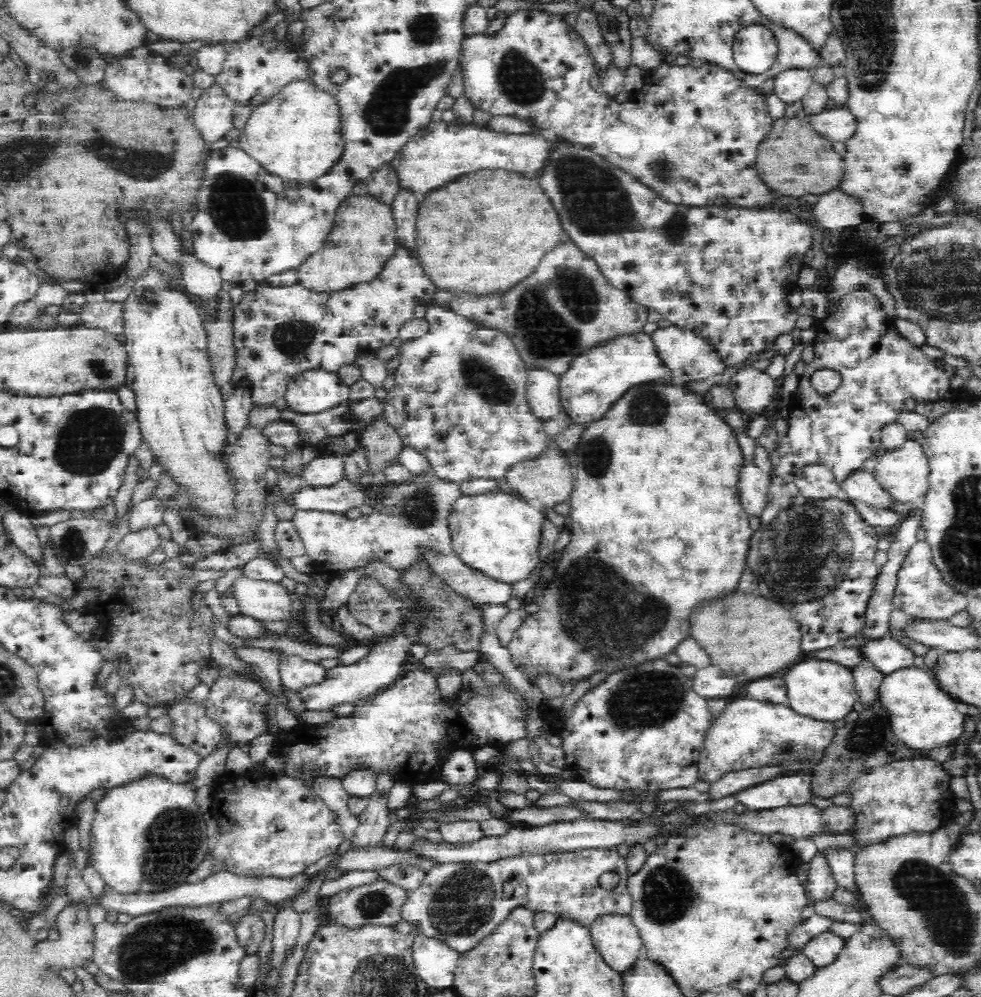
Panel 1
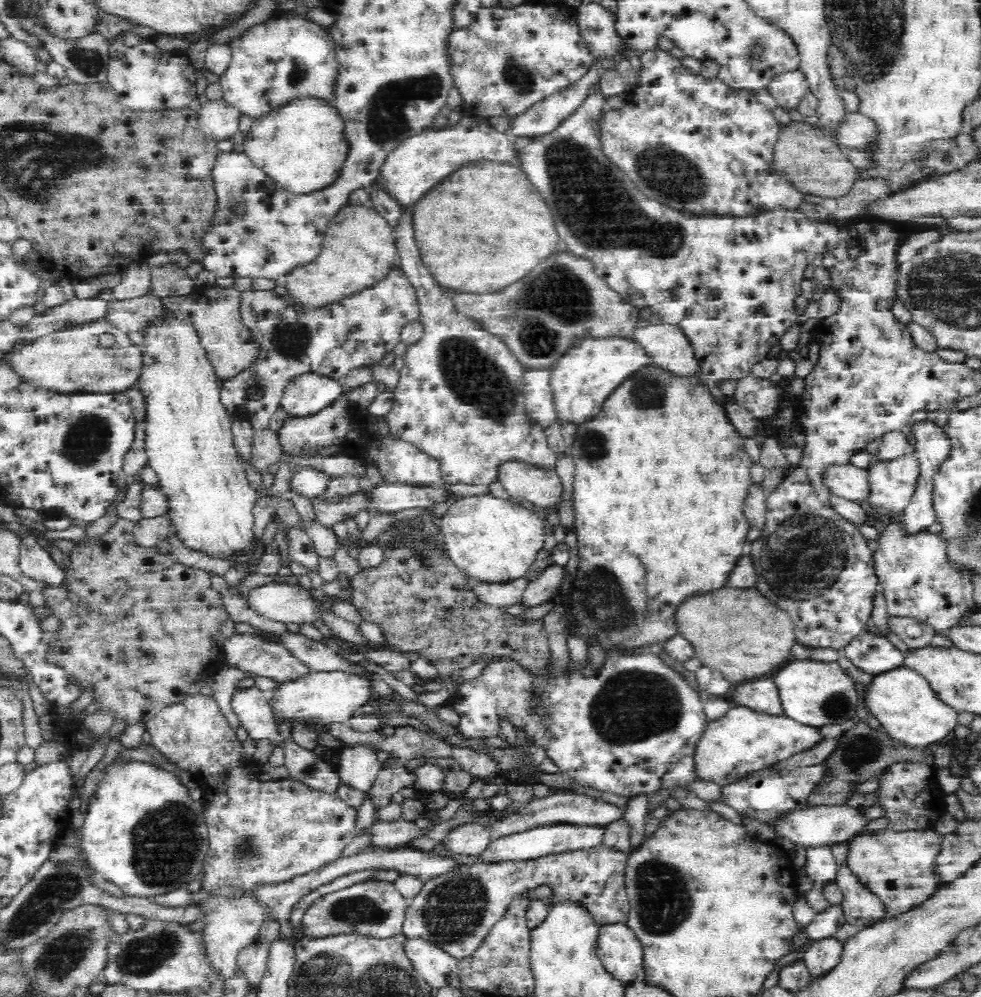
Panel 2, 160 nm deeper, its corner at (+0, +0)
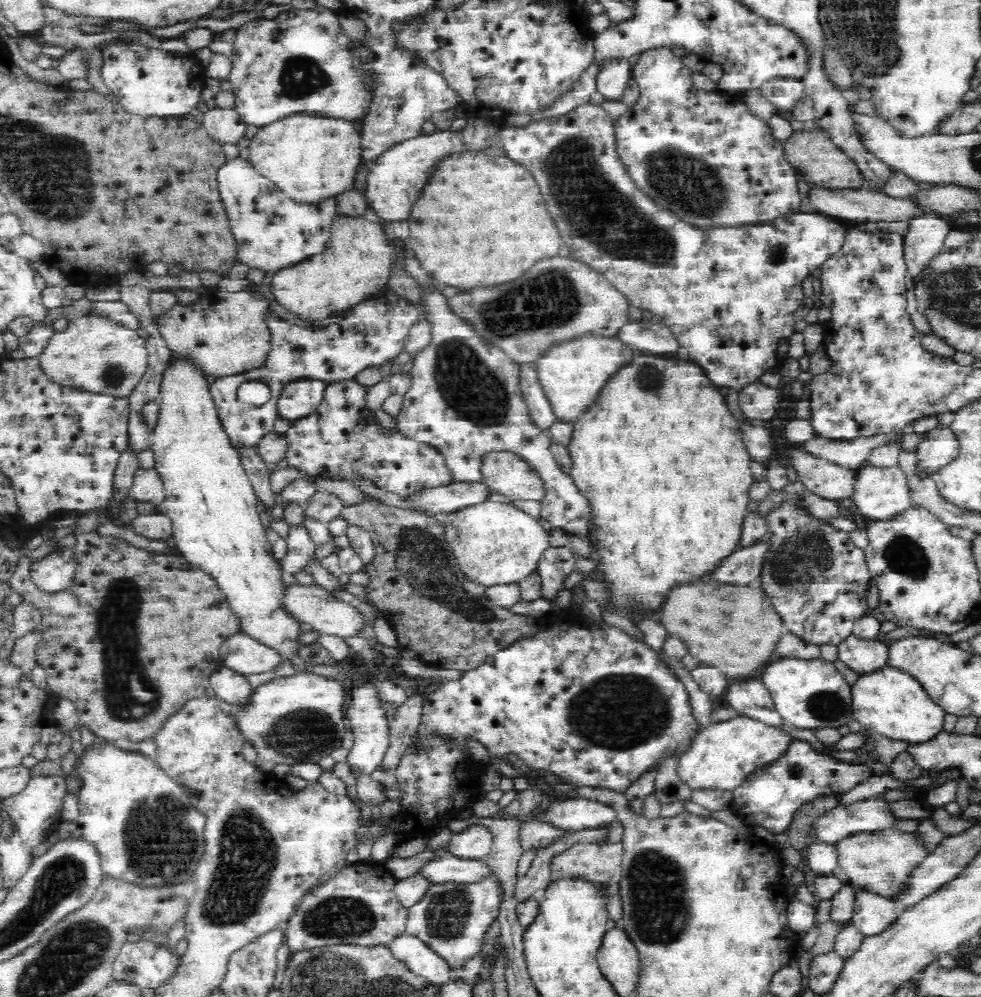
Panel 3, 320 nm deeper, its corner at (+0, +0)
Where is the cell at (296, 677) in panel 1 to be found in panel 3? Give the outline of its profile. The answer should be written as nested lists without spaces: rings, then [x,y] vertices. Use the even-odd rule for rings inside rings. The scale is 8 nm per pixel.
[[[242,630],[226,638],[220,647],[220,656],[224,667],[245,677],[249,674],[274,672],[286,662],[280,651]]]

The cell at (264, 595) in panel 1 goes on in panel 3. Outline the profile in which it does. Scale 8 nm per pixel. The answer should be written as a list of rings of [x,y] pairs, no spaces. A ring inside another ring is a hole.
[[[296,583],[286,587],[281,596],[281,608],[298,622],[310,624],[312,630],[316,630],[320,634],[330,634],[330,636],[342,636],[343,638],[356,636],[362,632],[366,622],[354,606],[336,598],[334,594],[316,584],[302,586]]]

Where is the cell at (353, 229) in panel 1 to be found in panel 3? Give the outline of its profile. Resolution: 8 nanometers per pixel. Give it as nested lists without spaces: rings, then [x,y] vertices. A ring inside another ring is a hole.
[[[336,215],[324,250],[296,266],[276,272],[269,287],[274,300],[293,317],[314,323],[340,314],[386,288],[392,259],[393,246],[381,224],[369,222],[362,216]]]

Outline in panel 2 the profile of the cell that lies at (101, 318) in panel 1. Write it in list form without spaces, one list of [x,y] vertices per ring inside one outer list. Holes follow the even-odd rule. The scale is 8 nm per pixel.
[[[144,294],[124,300],[114,298],[106,303],[103,318],[120,332],[129,335],[130,332],[142,330],[162,310],[162,301],[156,294]]]

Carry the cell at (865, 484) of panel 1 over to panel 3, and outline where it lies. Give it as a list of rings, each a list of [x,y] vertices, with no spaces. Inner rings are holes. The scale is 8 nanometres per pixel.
[[[802,449],[786,451],[797,476],[809,492],[827,500],[852,499],[857,472],[816,458]]]

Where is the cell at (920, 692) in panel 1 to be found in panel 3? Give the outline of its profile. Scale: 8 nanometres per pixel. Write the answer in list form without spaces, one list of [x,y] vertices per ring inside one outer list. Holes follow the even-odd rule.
[[[888,665],[860,675],[851,689],[853,719],[876,737],[886,736],[916,745],[932,740],[943,731],[946,711],[928,696],[922,684],[908,671]]]

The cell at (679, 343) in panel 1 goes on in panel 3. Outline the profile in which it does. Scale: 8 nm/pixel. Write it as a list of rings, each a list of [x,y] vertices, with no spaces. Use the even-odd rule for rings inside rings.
[[[652,321],[628,322],[616,334],[624,344],[640,350],[642,354],[654,354],[654,356],[677,357],[678,339],[674,337],[670,327],[664,323],[652,323]]]

